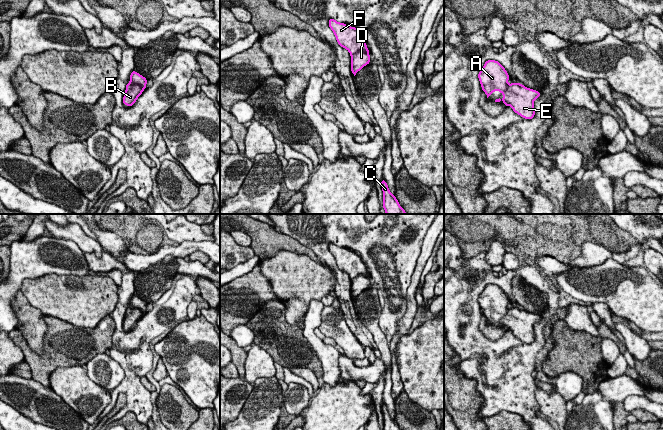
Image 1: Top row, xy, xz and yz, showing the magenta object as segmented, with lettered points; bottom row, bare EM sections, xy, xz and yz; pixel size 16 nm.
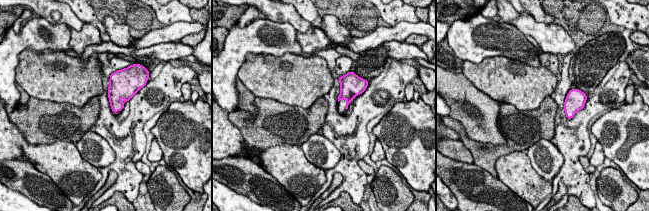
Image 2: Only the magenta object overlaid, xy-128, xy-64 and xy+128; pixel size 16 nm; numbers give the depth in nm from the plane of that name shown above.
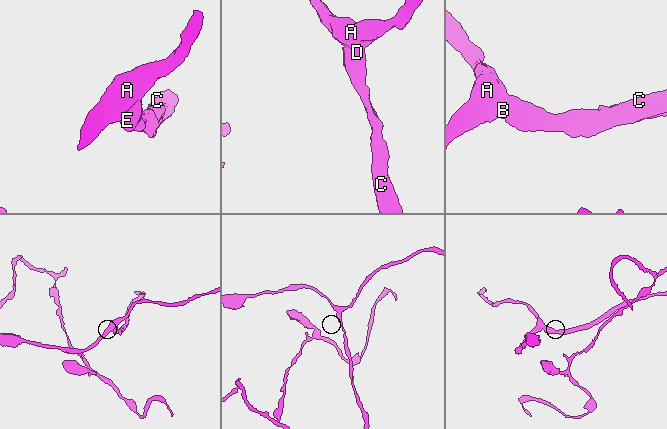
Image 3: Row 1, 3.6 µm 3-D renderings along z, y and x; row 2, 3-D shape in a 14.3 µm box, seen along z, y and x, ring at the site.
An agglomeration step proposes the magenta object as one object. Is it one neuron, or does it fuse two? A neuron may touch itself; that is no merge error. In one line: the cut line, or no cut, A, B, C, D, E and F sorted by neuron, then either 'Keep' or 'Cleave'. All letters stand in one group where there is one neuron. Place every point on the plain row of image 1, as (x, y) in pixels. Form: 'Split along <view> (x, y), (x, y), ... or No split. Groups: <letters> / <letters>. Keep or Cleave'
No split. Groups: A B C D E F. Keep

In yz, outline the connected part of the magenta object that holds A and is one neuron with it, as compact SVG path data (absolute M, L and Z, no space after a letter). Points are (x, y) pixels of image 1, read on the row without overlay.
M486 285L478 298L478 302L487 322L495 314L500 315L503 319L502 325L506 330L511 330L515 337L525 343L534 342L534 324L541 318L536 314L526 312L520 307L509 309L509 299L498 285Z

